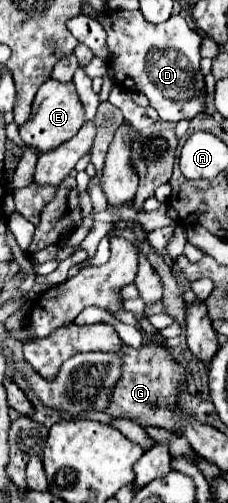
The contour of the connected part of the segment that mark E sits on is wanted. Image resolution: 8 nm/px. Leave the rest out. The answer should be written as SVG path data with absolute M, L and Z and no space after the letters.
M48 79L34 97L32 117L24 125L20 125L20 139L24 145L36 149L38 153L46 153L54 151L54 147L60 147L64 141L70 141L82 125L84 109L74 83L58 83L56 79Z

